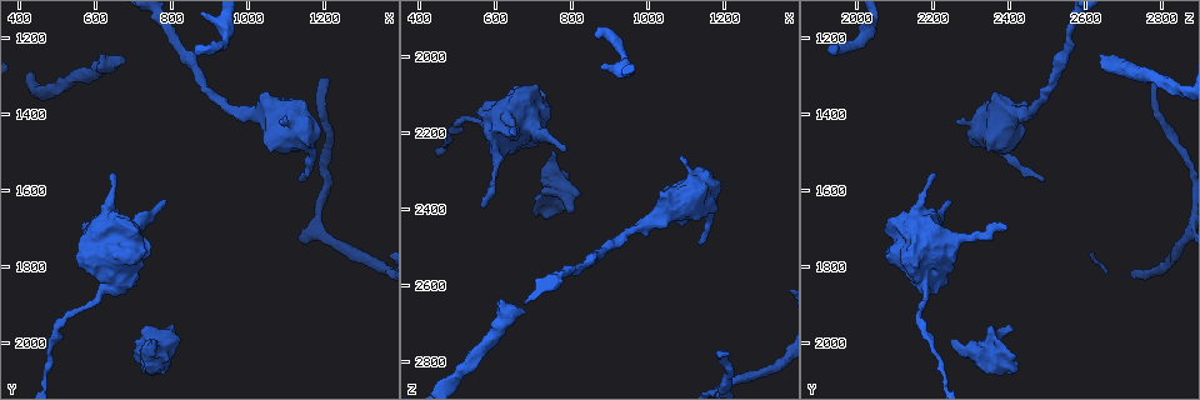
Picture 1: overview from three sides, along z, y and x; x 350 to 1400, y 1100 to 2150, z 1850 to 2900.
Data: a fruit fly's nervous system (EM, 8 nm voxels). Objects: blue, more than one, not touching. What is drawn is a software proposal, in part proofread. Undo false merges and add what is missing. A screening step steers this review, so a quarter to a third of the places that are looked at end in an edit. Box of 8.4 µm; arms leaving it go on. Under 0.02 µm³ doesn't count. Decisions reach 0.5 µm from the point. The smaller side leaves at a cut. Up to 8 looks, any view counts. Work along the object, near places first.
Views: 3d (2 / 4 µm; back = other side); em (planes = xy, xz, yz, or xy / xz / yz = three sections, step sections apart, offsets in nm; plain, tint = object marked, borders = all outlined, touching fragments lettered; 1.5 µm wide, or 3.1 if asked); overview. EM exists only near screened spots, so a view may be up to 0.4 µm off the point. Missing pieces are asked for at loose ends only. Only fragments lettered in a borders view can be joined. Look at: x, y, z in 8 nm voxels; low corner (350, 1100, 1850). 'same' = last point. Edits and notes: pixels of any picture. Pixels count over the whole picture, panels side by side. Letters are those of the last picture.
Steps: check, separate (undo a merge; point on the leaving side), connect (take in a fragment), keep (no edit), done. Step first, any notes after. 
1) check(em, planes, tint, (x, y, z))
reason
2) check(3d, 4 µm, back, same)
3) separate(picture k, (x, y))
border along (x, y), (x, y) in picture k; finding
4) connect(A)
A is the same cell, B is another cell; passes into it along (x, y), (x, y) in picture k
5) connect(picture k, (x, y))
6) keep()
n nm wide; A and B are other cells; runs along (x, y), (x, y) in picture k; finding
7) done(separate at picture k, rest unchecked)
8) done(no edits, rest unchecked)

check(em, planes, plain, (560, 1705, 2395))
thin end

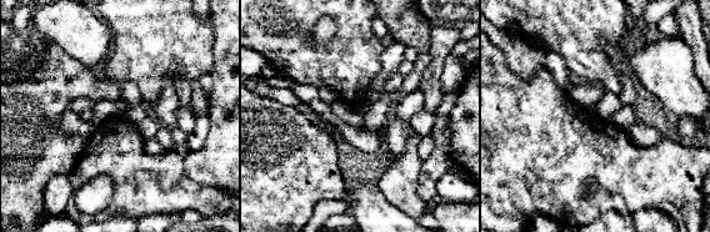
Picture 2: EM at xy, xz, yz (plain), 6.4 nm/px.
check(em, planes, tint, same)

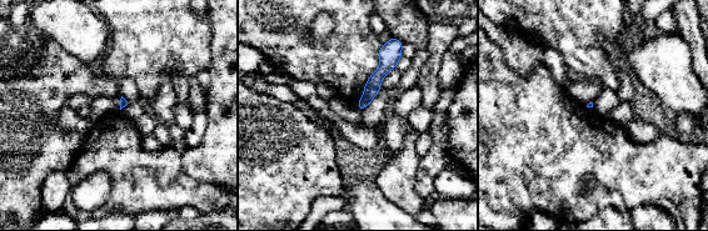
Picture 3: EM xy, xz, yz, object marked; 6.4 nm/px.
check(em, planes, borders, same)
what lies round it

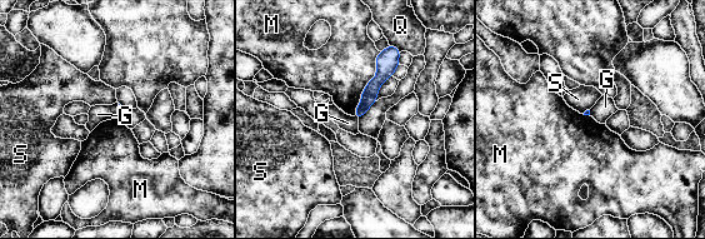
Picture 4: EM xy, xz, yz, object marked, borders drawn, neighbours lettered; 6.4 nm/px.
keep()
M touches over 460 nm; G, M, Q and S are other cells; runs along (389, 55), (384, 73), (358, 114) in picture 4; no lettered fragment goes on from it

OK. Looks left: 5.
check(3d, 4 µm, (1145, 1570, 2495))
thin end

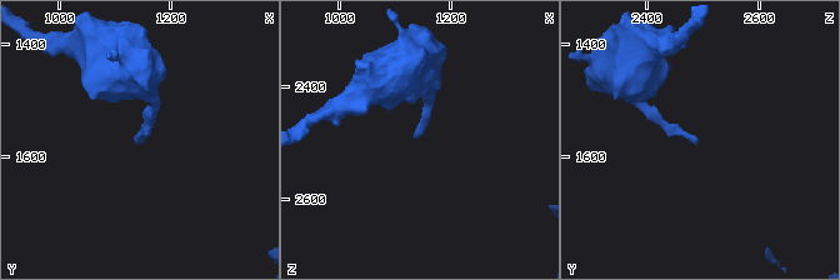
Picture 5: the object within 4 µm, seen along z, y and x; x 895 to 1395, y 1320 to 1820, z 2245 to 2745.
check(em, xy, step 8, tint, (1140, 1575, 2490))
now the EM

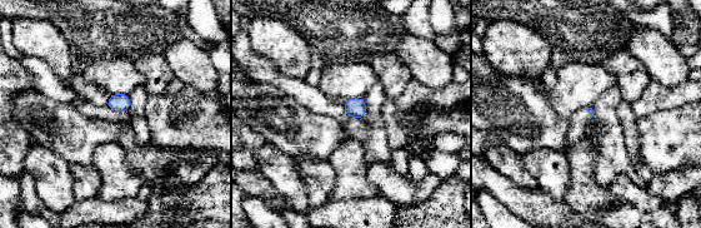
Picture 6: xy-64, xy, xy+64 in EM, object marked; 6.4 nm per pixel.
check(em, planes, borders, same)
another direction

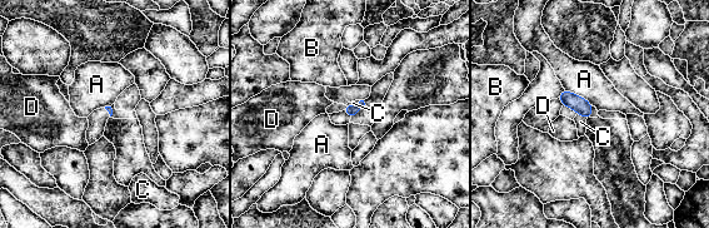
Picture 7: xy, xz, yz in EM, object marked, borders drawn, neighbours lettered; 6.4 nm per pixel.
keep()
A touches over 220 nm; A, B, C and D are other cells; border along (578, 113), (587, 118) in picture 7; no lettered fragment goes on from it

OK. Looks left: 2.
check(3d, 2 µm, (1205, 1300, 2785))
thin end

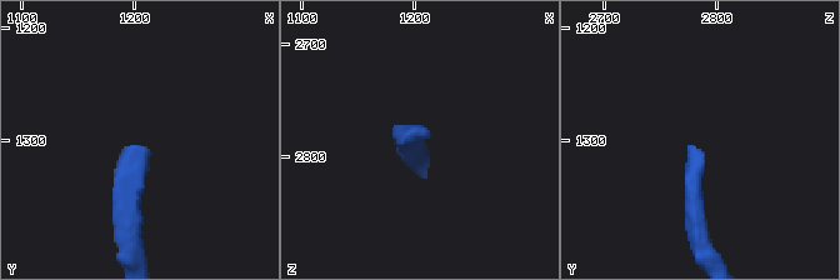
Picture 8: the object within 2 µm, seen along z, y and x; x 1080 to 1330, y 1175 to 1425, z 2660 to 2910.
check(em, planes, borders, (1210, 1308, 2782))
need the tissue

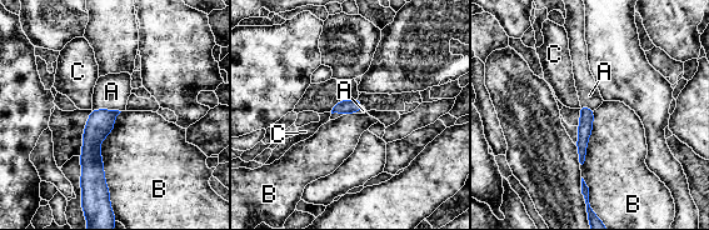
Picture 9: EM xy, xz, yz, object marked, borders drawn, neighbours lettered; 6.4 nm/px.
connect(A)
A is the same cell, B and C are other cells; it goes on there

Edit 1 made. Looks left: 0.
done(connect at picture 9, rest unchecked)

